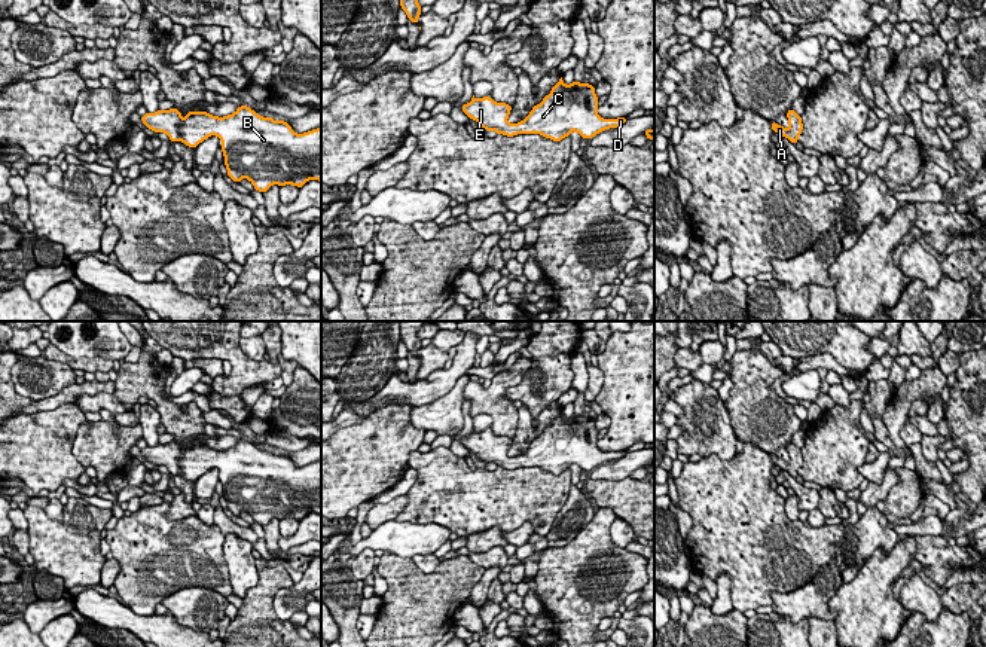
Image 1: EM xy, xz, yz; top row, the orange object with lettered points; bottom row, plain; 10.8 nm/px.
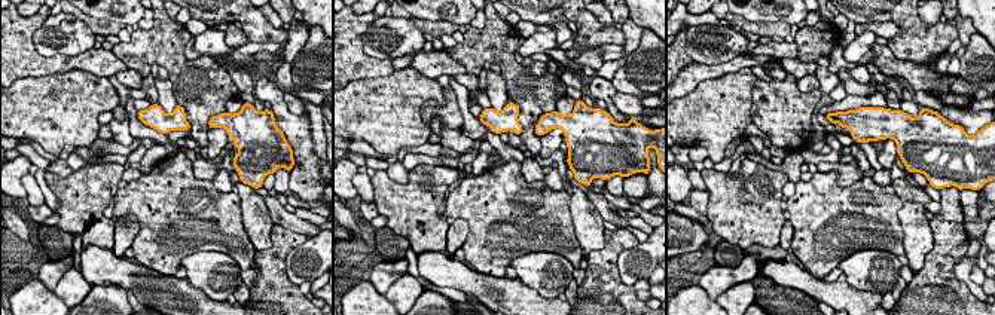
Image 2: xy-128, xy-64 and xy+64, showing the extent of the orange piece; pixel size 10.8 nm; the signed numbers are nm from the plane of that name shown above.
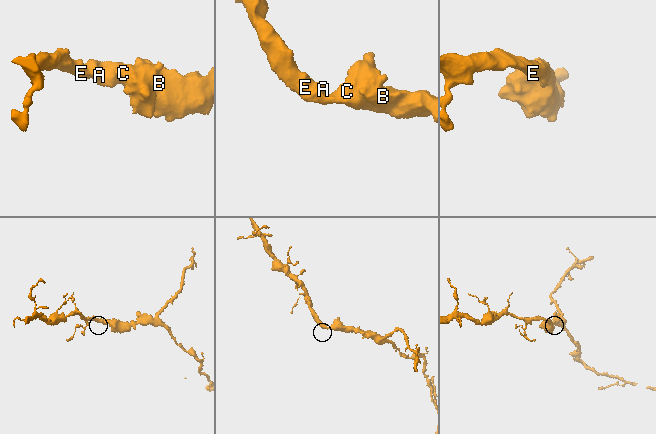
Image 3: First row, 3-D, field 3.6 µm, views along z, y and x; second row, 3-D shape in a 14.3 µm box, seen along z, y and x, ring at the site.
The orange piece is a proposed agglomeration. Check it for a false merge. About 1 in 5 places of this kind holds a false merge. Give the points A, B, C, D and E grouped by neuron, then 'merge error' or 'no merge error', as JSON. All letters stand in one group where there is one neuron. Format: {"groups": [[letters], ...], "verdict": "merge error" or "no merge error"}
{"groups": [["A", "B", "C", "D", "E"]], "verdict": "no merge error"}

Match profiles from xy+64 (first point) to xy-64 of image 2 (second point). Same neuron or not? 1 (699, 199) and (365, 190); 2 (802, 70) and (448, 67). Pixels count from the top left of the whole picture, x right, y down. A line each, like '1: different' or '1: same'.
1: different
2: same

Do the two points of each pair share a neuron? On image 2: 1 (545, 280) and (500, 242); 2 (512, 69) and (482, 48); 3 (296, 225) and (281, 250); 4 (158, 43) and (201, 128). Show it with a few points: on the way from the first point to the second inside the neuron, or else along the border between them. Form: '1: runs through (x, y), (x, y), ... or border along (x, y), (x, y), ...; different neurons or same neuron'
1: border along (552, 251), (528, 251), (515, 257), (509, 265); different neurons
2: runs through (504, 61), (490, 49); same neuron
3: border along (275, 225), (307, 236); different neurons
4: runs through (177, 64), (200, 88), (200, 107); same neuron

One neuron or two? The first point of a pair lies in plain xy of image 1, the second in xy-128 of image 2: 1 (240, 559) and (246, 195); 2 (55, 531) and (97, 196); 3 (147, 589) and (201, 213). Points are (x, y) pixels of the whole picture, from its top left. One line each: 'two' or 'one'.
1: one
2: one
3: one

